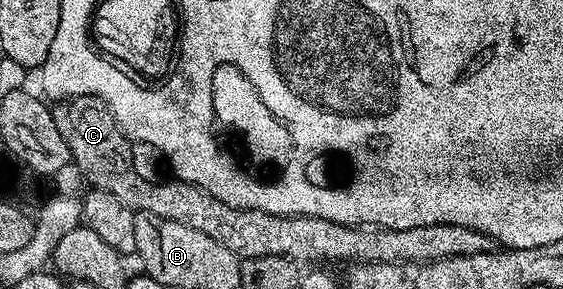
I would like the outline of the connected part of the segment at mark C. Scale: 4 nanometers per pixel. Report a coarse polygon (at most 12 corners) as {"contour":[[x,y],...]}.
{"contour":[[96,96],[53,103],[86,186],[239,259],[435,262],[489,254],[460,224],[384,230],[241,210],[136,174]]}

